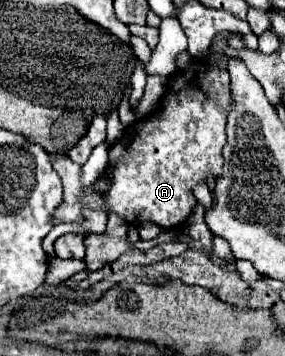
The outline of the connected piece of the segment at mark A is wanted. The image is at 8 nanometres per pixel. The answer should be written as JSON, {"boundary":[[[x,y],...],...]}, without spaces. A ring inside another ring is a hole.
{"boundary":[[[193,62],[187,74],[169,80],[171,84],[159,112],[135,120],[125,130],[125,138],[109,148],[105,176],[111,184],[105,196],[97,196],[91,186],[81,192],[81,166],[73,164],[67,156],[59,156],[53,162],[63,182],[63,204],[57,208],[57,224],[79,222],[83,202],[103,212],[117,212],[131,226],[153,222],[163,228],[177,228],[189,218],[195,206],[191,188],[207,180],[207,176],[215,178],[217,172],[221,172],[221,150],[227,138],[225,112],[229,110],[229,74],[227,70],[209,70],[205,62]],[[195,64],[203,64],[203,72]]]}

